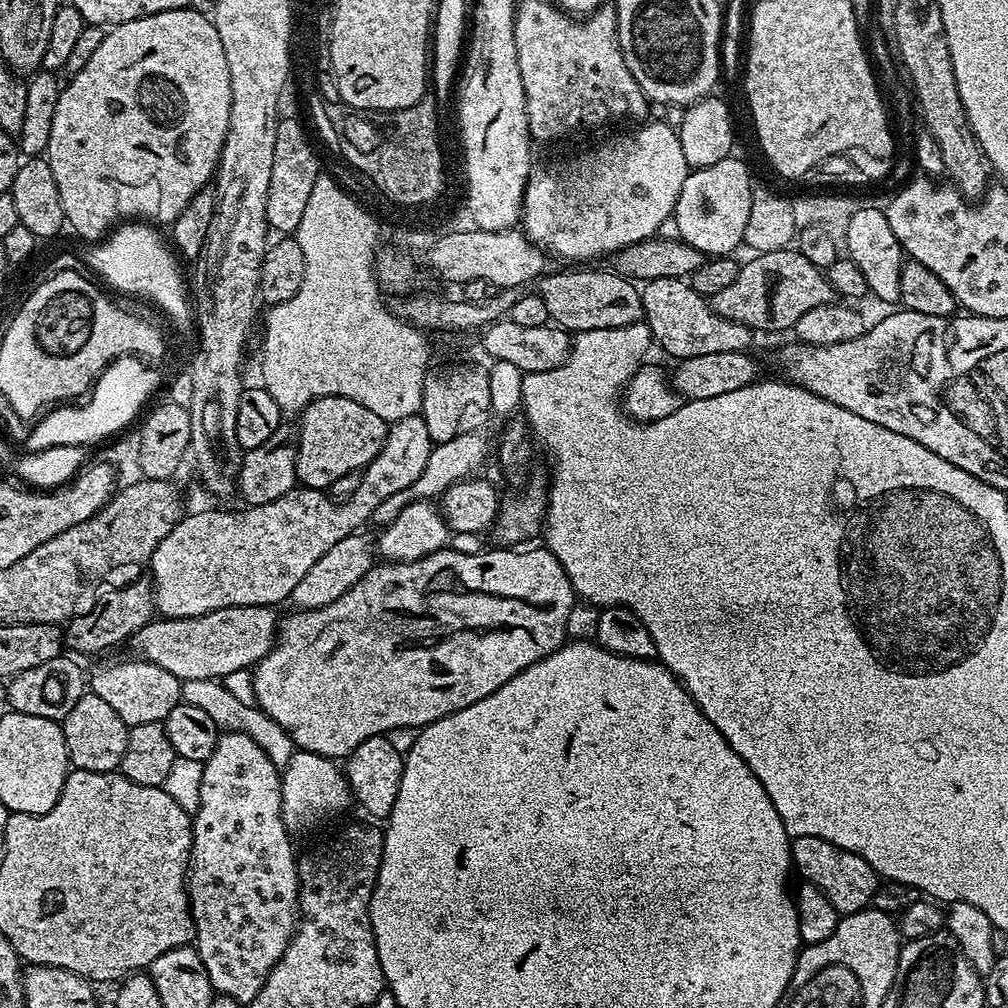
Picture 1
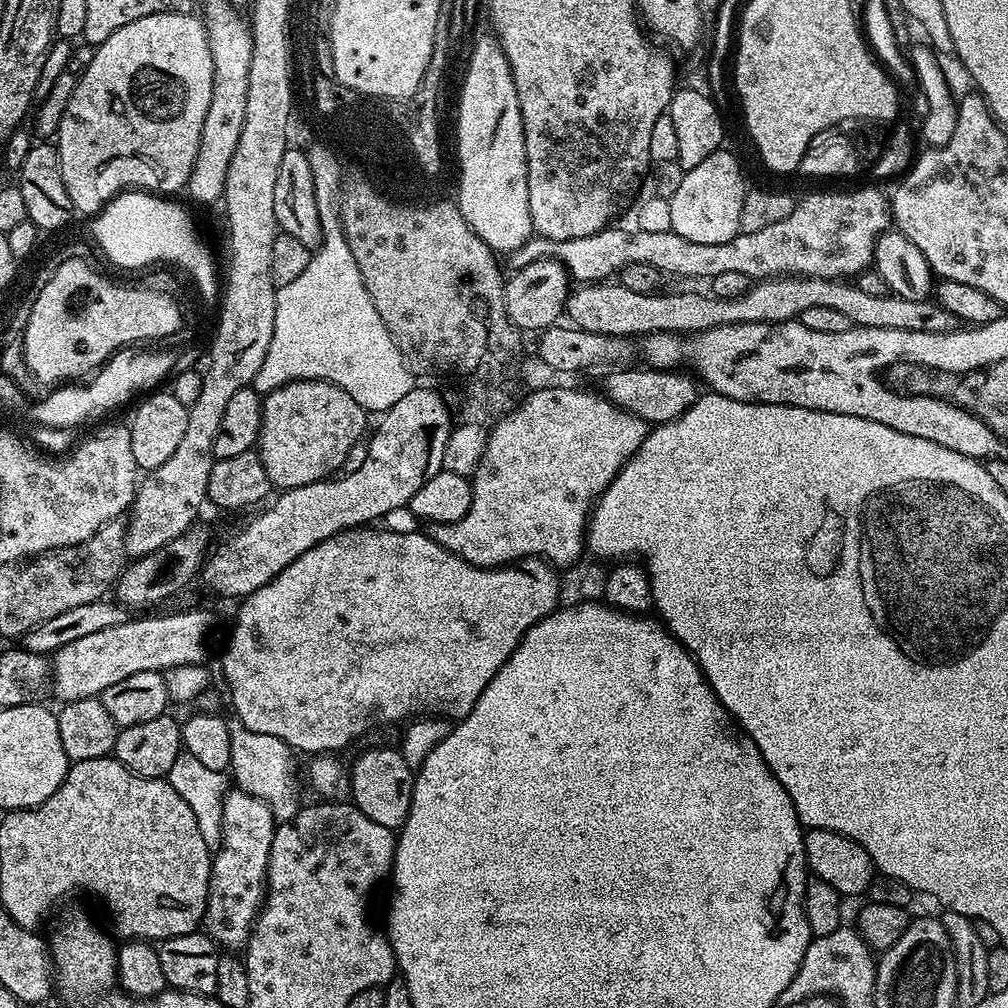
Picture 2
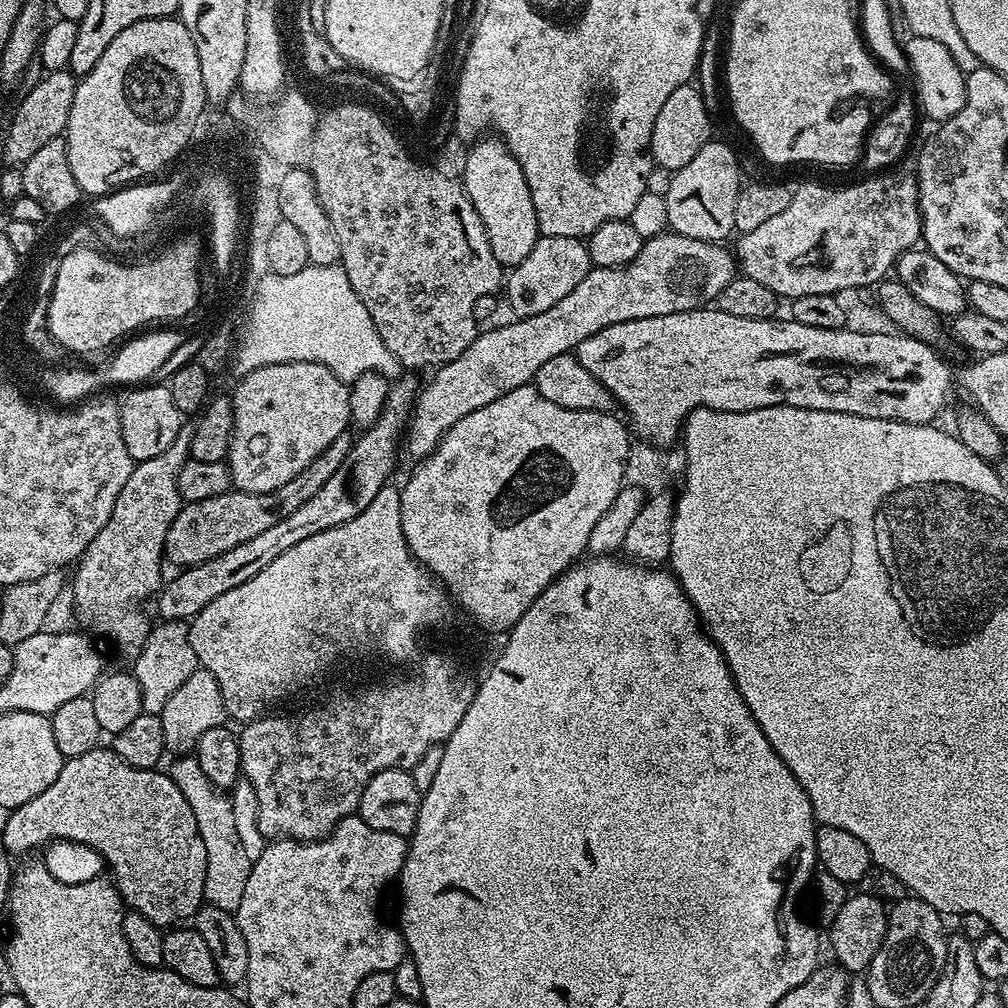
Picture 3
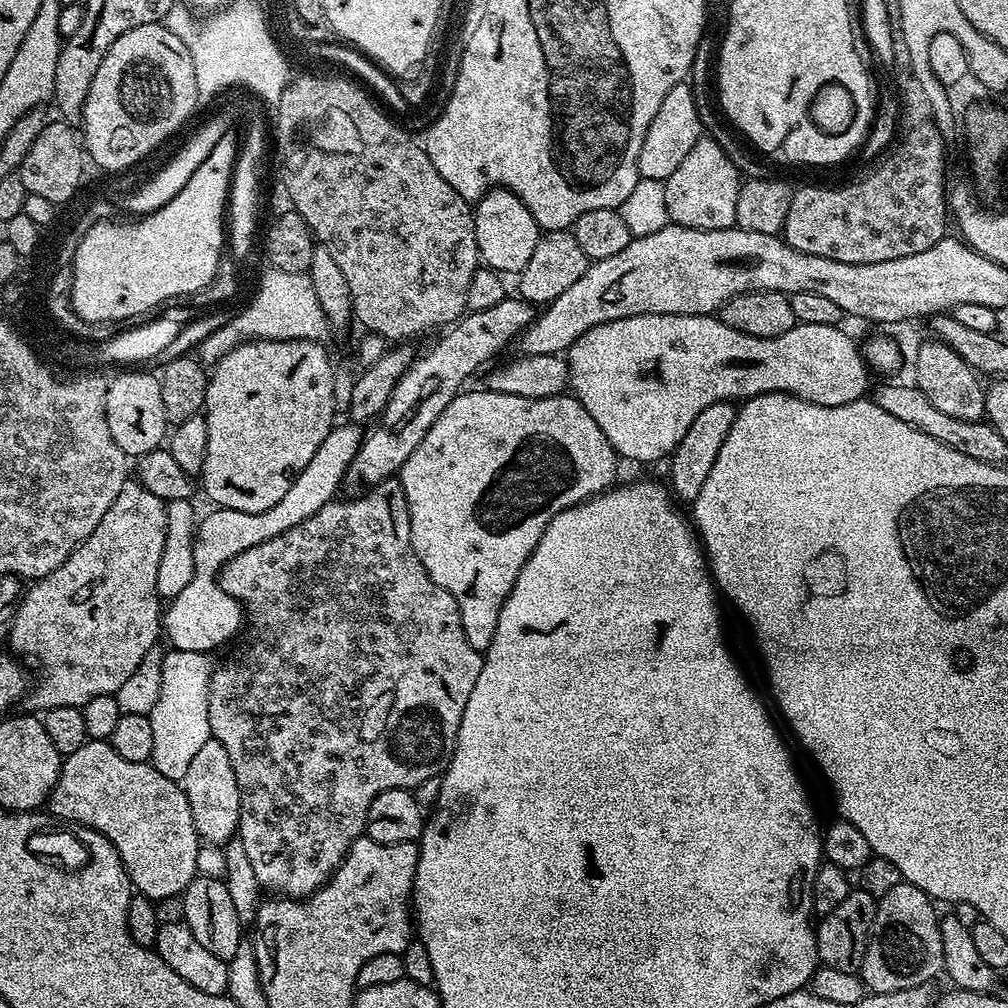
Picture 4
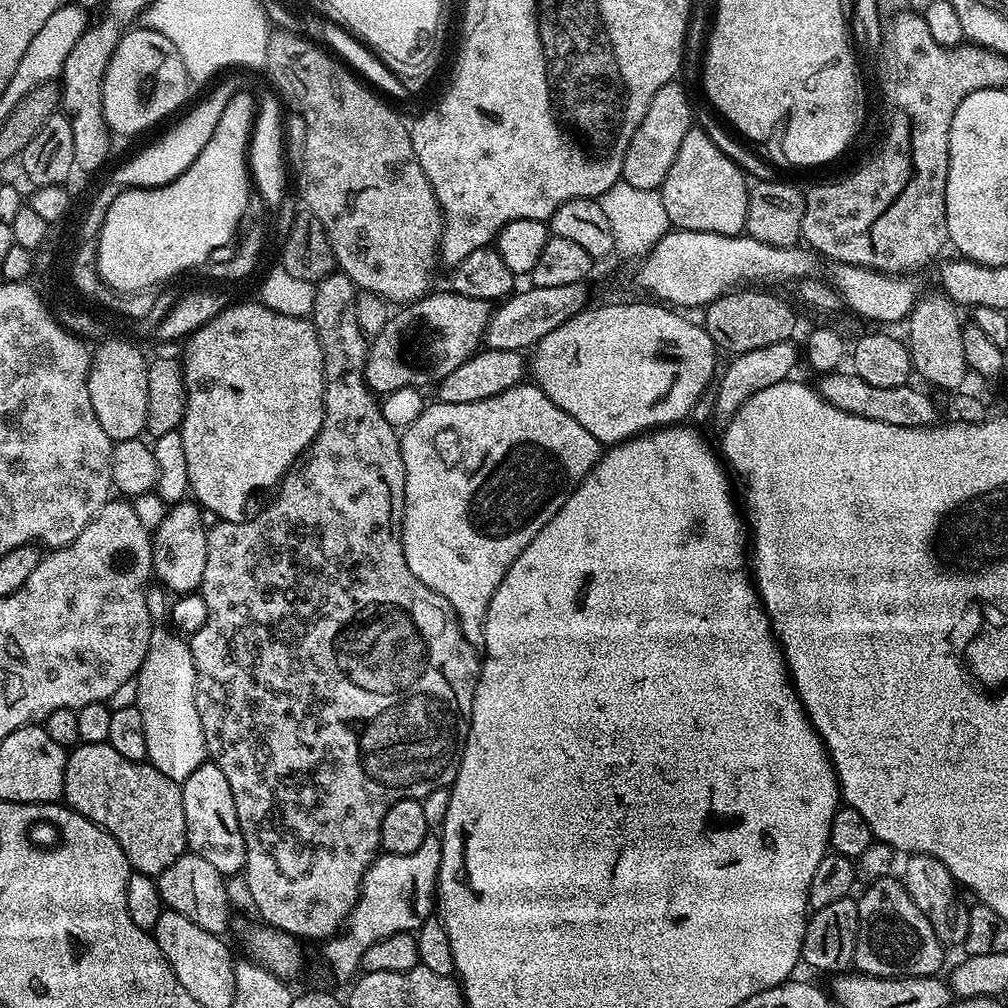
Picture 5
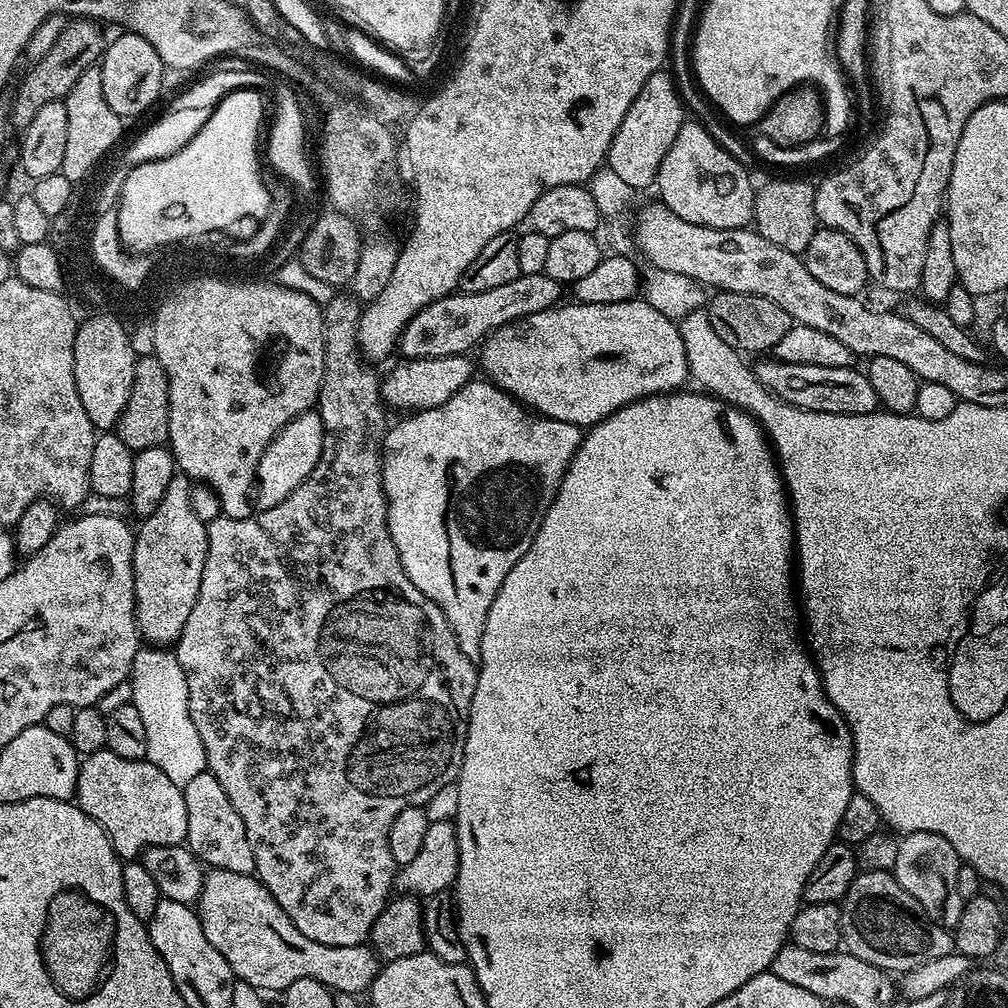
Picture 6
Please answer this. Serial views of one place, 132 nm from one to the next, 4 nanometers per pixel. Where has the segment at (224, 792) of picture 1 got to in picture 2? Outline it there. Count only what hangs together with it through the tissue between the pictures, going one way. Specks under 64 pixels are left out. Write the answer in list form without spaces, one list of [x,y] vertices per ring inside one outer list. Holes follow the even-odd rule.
[[[239,790],[229,791],[222,806],[220,842],[212,857],[208,901],[202,928],[224,950],[243,949],[264,903],[270,846],[278,820],[265,800]]]

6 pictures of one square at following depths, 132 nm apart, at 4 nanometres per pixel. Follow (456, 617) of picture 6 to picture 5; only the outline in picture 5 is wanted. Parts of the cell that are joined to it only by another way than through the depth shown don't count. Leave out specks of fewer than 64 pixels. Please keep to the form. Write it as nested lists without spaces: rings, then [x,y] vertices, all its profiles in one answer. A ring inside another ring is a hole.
[[[521,382],[515,384],[510,390],[494,398],[482,398],[482,402],[454,402],[442,404],[439,402],[429,403],[424,407],[418,418],[403,429],[400,437],[400,449],[402,450],[402,462],[404,463],[404,521],[402,522],[402,550],[406,554],[406,566],[410,566],[410,574],[418,578],[430,590],[442,594],[450,602],[454,610],[457,622],[460,623],[462,634],[470,646],[480,650],[484,646],[484,627],[486,626],[486,610],[490,606],[490,598],[494,598],[494,590],[506,578],[514,558],[530,546],[530,542],[562,510],[566,498],[574,494],[574,490],[588,475],[591,468],[598,463],[602,455],[602,445],[586,430],[586,426],[574,422],[566,410],[554,406],[550,398],[534,382]]]

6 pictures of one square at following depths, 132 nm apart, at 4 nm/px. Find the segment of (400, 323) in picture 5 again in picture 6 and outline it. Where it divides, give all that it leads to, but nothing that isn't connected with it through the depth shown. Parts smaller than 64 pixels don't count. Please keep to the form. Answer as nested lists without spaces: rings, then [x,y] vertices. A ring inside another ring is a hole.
[[[543,271],[538,274],[520,275],[514,278],[514,282],[494,286],[494,290],[457,290],[451,296],[438,298],[438,302],[430,302],[430,306],[418,310],[418,314],[410,318],[398,341],[399,355],[409,360],[417,360],[423,356],[462,356],[471,353],[497,328],[519,320],[522,316],[557,307],[562,300],[560,292],[561,284]]]

